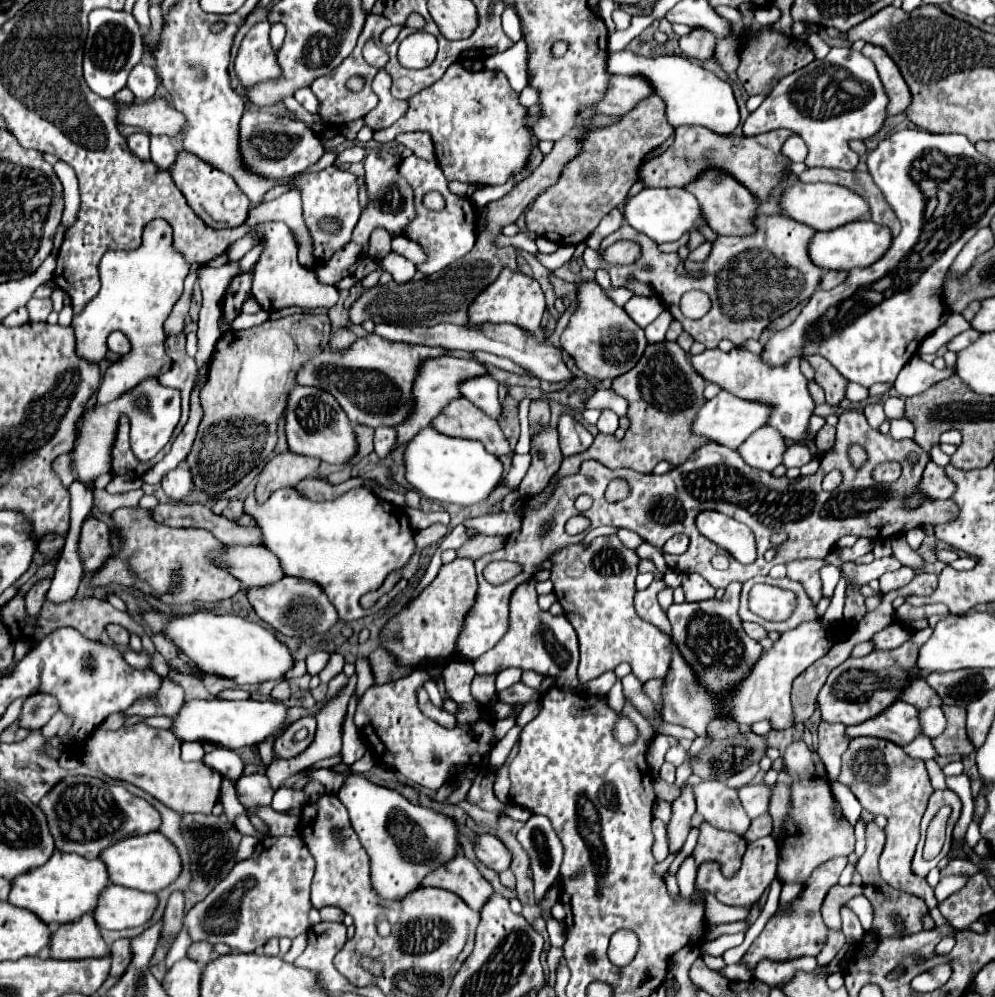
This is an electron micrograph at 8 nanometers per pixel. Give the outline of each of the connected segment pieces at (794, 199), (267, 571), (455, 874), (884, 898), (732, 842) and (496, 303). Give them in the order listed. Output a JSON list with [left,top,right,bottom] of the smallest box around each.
[[781,182,869,230],[213,546,285,588],[423,856,495,912],[857,821,929,938],[693,822,747,876],[469,270,545,336]]

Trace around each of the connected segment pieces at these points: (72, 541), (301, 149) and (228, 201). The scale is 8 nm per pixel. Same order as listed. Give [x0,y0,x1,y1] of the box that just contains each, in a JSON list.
[[45,532,81,604],[241,110,325,178],[169,150,251,230]]

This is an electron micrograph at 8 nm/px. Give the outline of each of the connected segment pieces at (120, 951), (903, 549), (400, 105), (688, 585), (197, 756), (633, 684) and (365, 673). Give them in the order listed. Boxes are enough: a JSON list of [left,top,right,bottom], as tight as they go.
[[111,938,131,976],[891,536,925,570],[363,70,407,130],[681,576,716,602],[181,742,205,762],[623,674,653,714],[355,660,373,700]]

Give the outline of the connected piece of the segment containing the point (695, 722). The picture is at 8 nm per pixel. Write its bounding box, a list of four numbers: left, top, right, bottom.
[663,654,713,736]

